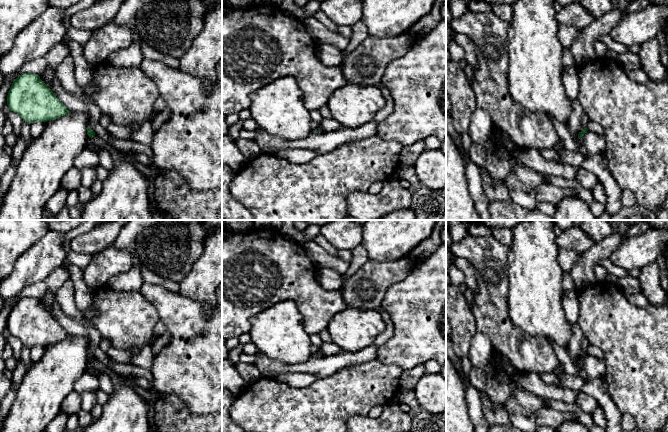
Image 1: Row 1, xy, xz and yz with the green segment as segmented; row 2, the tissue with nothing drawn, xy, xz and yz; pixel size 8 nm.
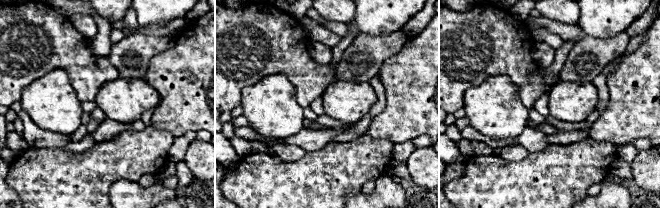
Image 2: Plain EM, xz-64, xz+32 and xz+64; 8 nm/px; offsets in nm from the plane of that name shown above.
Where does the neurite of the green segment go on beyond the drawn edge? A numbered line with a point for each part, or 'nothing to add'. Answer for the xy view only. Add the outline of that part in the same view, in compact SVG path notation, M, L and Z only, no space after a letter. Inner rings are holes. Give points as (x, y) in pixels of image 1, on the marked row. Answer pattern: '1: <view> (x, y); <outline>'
1: xy (115, 154); M96 136L92 138L92 141L96 147L101 147L107 150L110 153L112 159L121 159L125 156L125 152L117 150L116 148L112 147L108 143L103 142L101 139L99 139Z

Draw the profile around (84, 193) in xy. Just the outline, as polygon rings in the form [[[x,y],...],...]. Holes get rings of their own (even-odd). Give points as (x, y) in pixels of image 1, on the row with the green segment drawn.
[[[80,186],[78,190],[79,190],[79,201],[88,202],[92,195],[91,189]]]

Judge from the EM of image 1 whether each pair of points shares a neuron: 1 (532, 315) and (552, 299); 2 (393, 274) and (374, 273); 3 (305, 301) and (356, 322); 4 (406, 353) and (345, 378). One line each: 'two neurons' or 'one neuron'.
1: one neuron
2: one neuron
3: two neurons
4: two neurons

